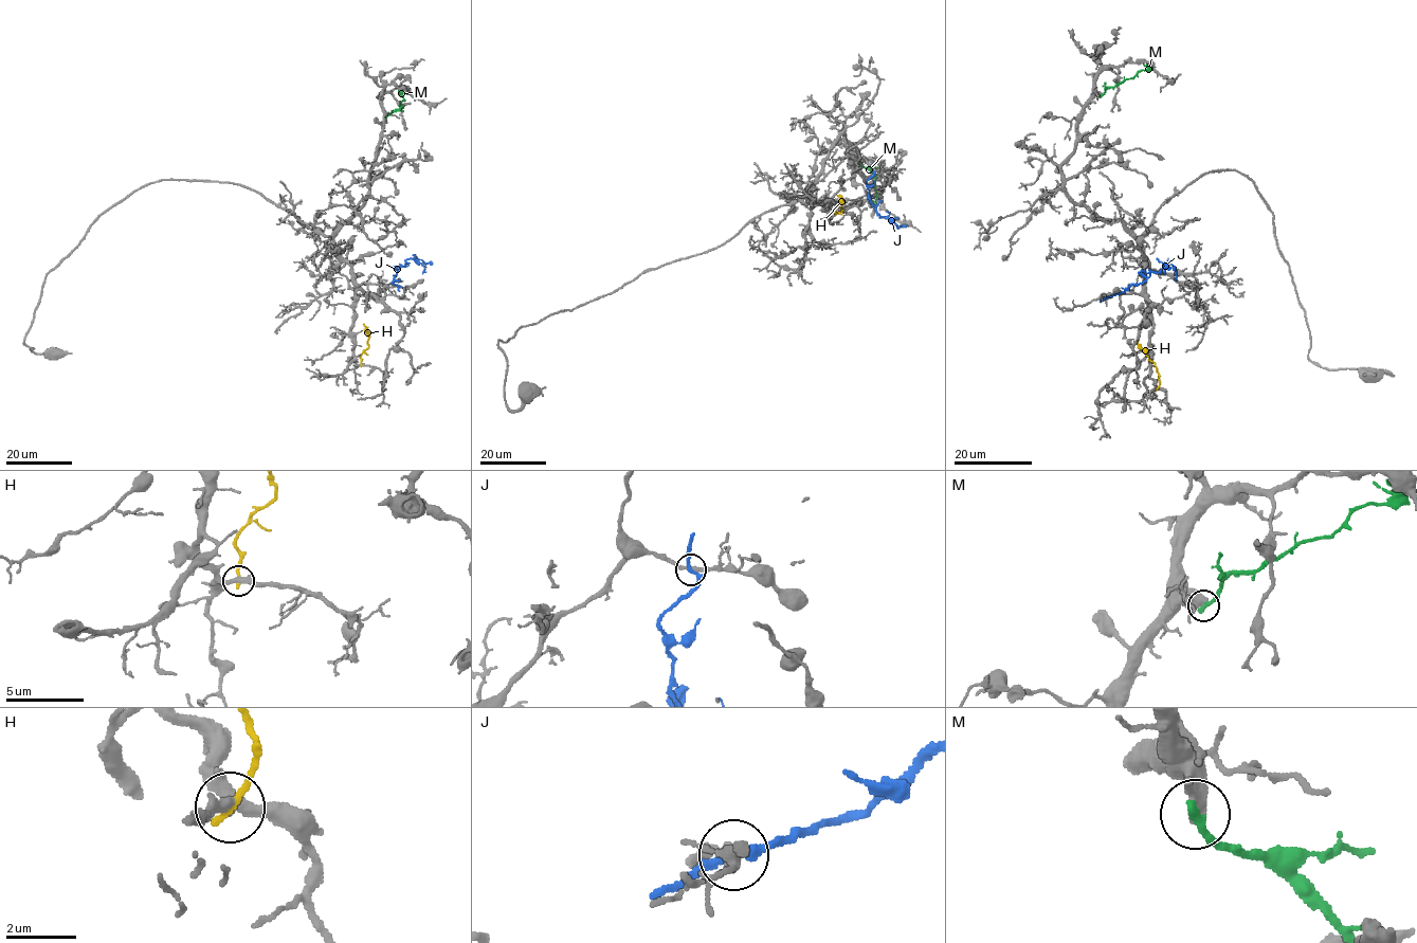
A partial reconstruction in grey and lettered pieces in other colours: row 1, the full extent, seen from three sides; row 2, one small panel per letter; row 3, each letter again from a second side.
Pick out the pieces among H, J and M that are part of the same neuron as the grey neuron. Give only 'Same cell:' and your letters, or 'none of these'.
Same cell: none of these

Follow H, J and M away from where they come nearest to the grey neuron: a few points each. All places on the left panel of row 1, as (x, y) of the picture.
H: (361, 365), (361, 356), (368, 347), (368, 333), (363, 324)
J: (398, 287), (392, 284), (406, 259), (421, 259), (425, 272)
M: (386, 116), (401, 108), (403, 97), (398, 90)

